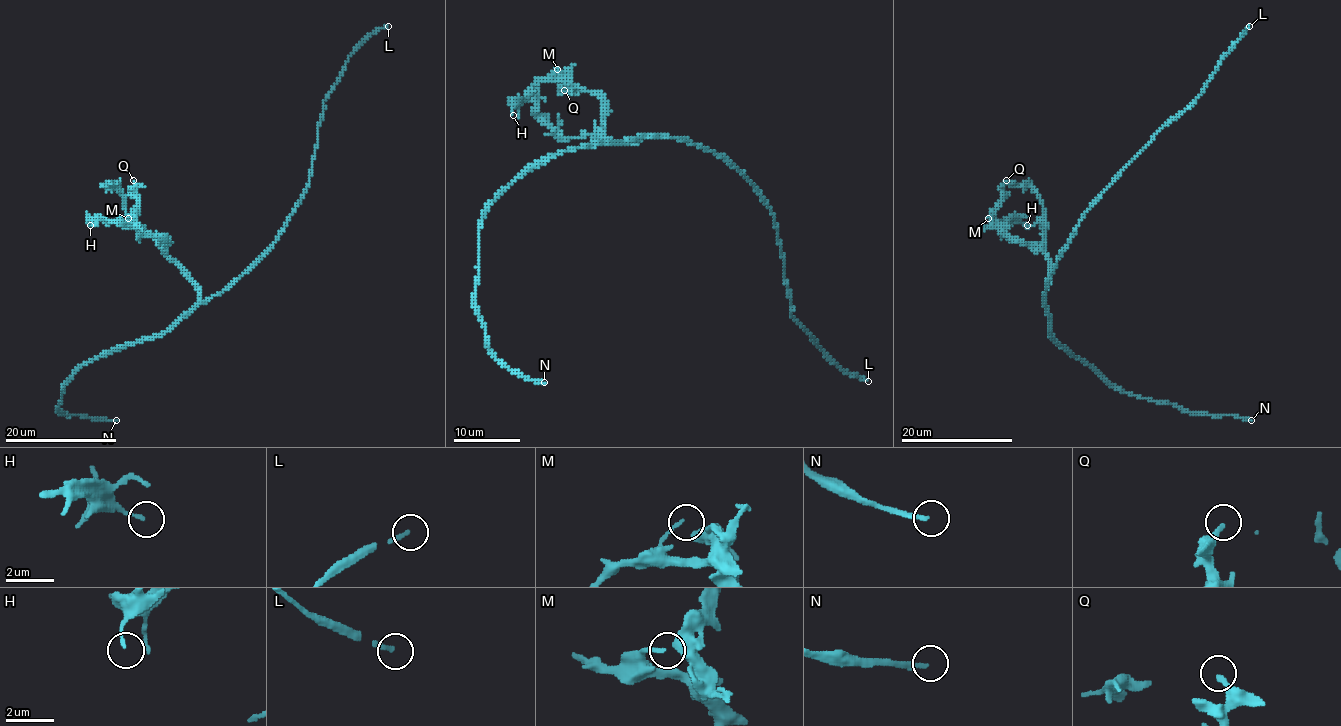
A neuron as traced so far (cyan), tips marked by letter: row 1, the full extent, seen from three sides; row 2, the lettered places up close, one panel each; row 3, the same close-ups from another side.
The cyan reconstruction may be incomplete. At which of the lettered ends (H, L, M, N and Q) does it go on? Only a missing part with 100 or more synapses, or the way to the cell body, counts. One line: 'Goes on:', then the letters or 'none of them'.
Goes on: L

